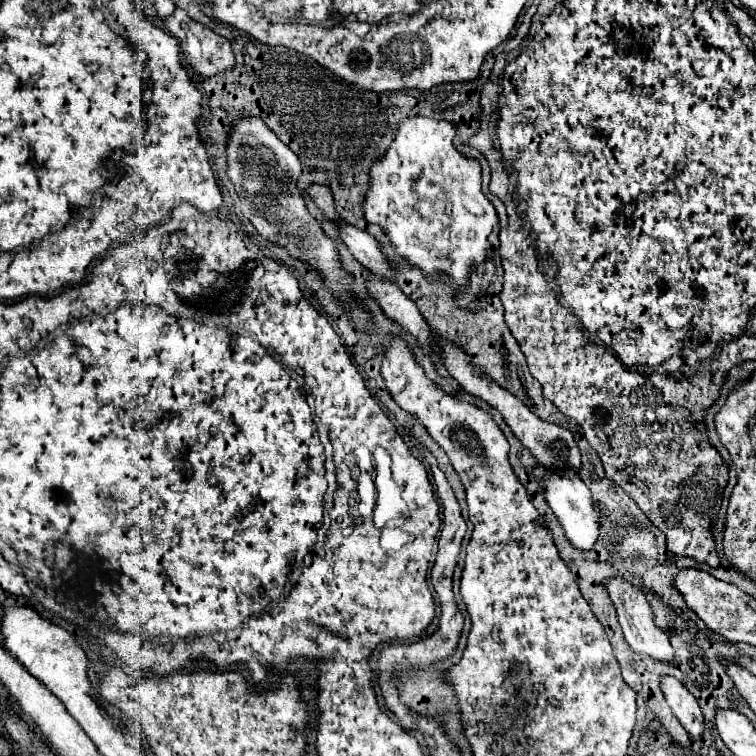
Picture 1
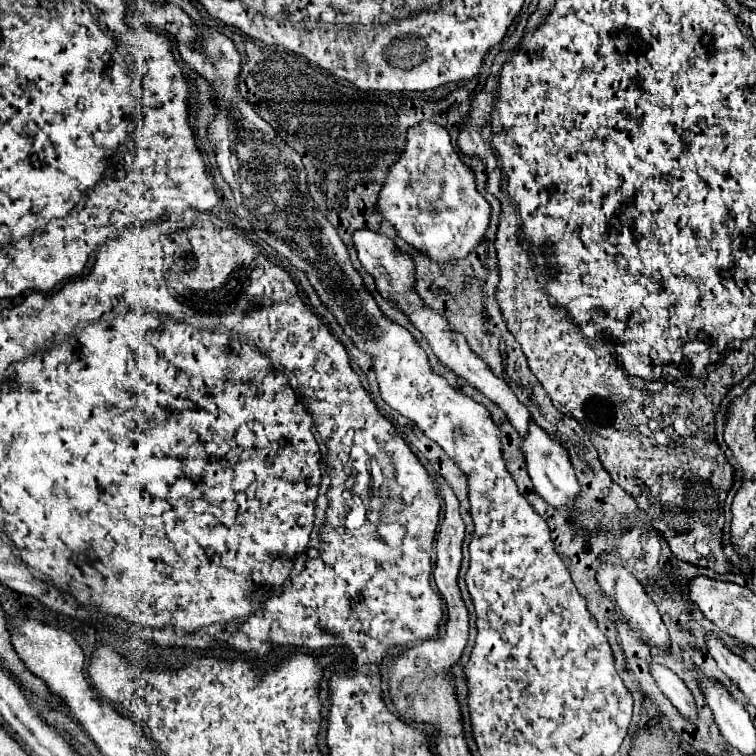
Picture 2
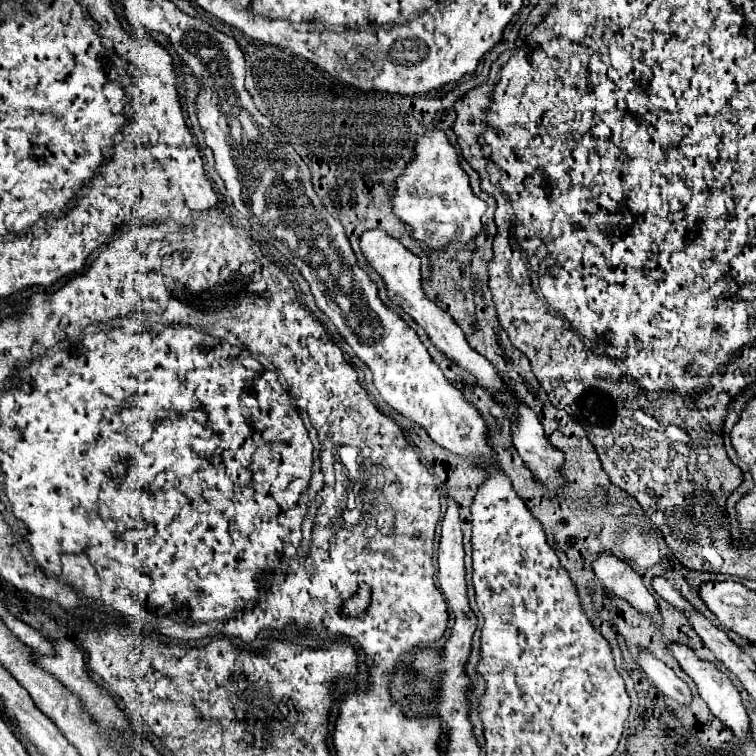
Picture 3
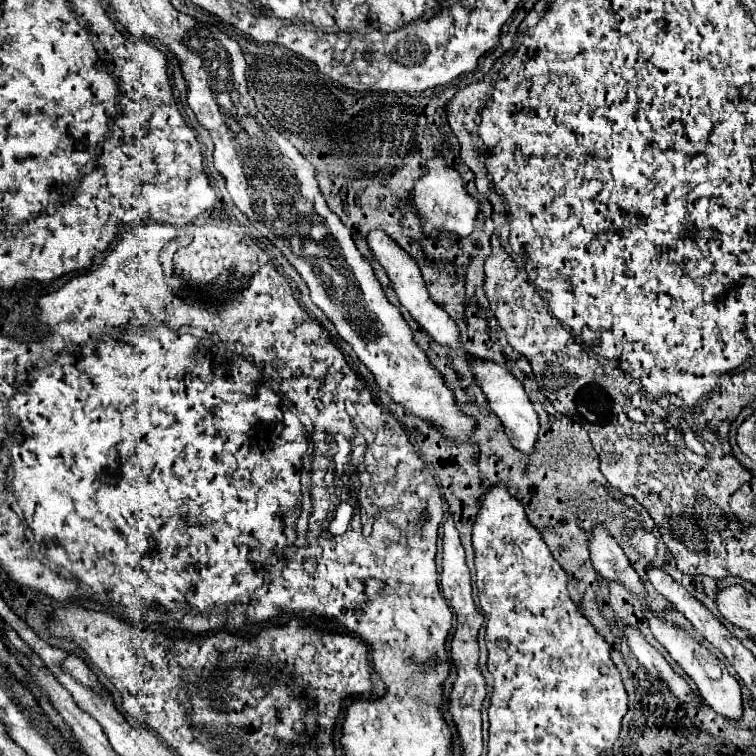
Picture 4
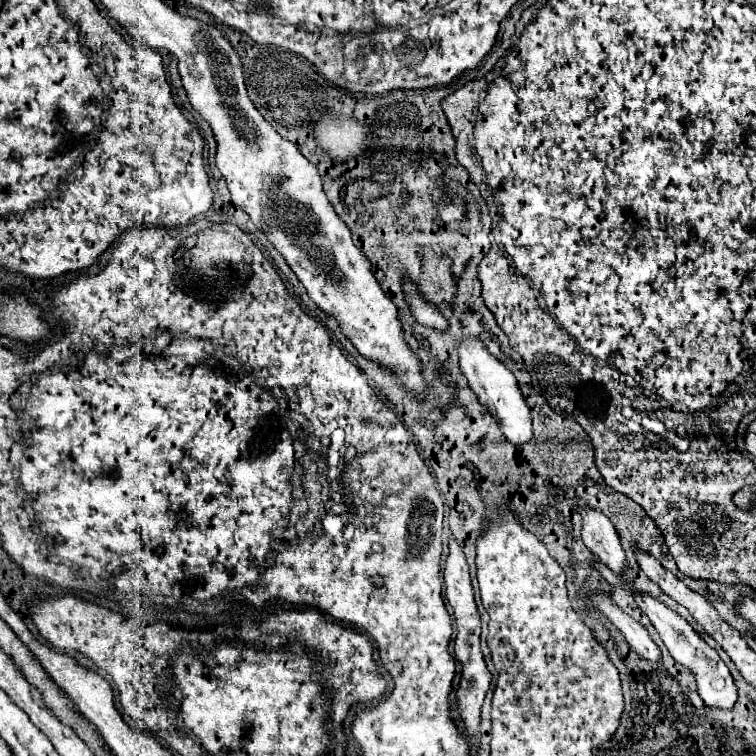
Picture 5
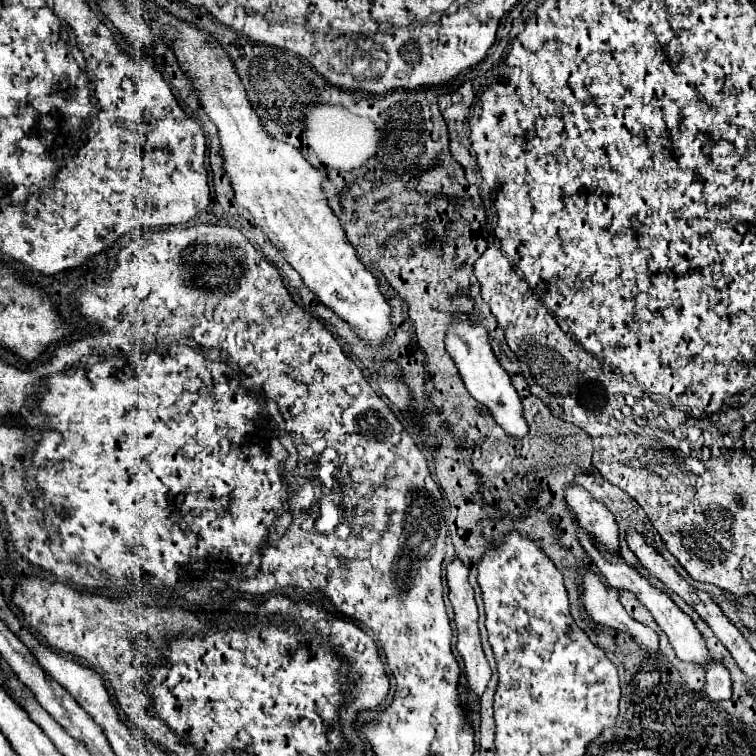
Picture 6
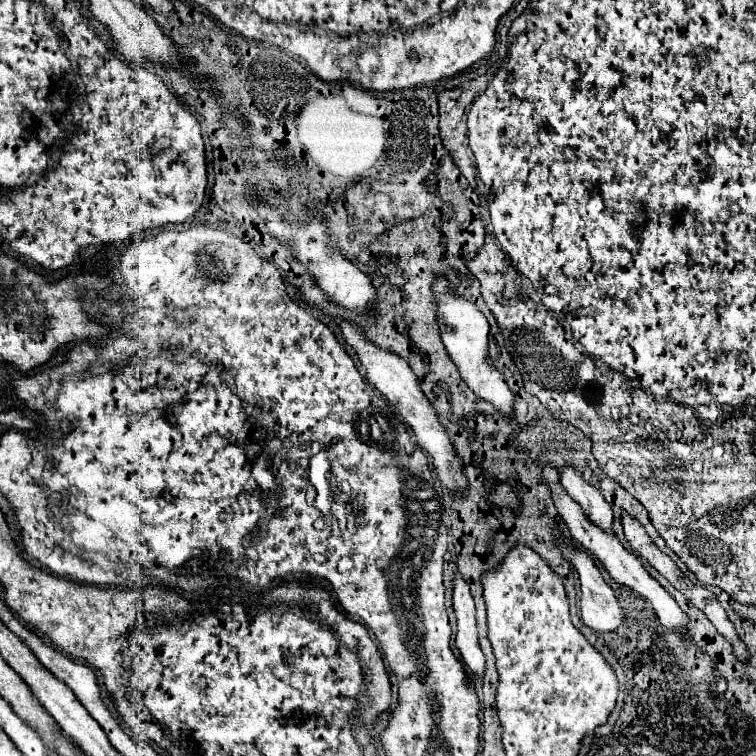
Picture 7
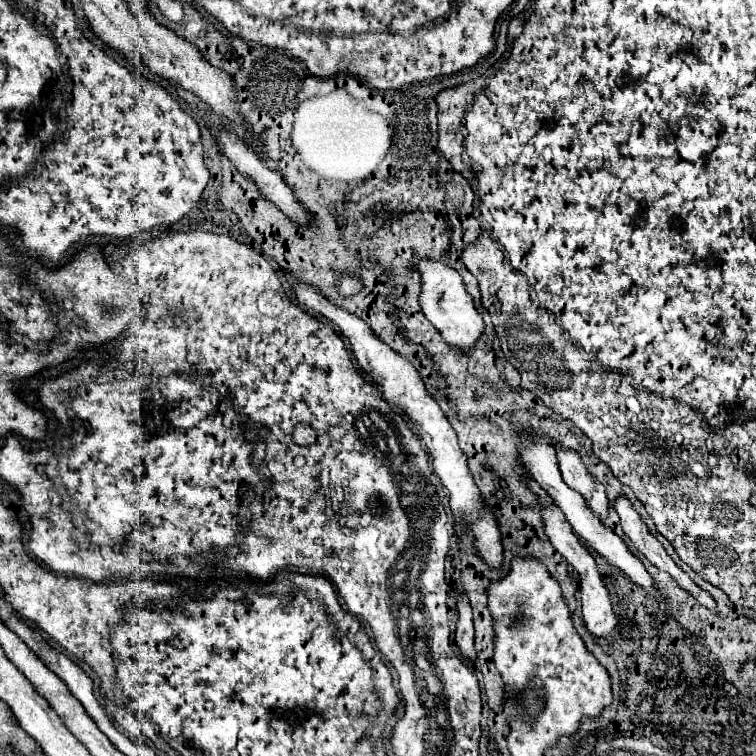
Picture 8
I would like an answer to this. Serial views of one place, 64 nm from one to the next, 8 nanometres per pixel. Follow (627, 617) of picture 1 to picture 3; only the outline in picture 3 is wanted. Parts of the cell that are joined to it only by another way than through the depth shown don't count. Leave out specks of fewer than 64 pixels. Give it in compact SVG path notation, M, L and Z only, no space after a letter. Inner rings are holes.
M600 552L592 562L596 578L602 586L620 598L624 598L630 606L638 608L644 614L652 616L652 624L662 624L662 616L658 612L654 596L644 586L642 578L632 570L632 566L610 552Z

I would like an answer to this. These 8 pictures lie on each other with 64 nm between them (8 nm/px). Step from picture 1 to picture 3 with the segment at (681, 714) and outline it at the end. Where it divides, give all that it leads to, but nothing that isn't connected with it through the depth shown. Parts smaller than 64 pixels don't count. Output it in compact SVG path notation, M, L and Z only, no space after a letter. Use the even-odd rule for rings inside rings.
M642 650L638 656L640 668L646 672L646 676L670 698L674 698L678 704L690 704L692 694L688 684L674 674L672 668L668 668L662 660L652 656L648 650Z

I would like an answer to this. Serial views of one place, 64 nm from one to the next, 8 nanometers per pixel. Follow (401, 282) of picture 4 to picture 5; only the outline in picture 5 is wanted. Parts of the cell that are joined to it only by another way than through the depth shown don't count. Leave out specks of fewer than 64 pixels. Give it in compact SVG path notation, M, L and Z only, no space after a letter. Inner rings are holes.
M404 282L404 294L406 294L406 302L408 302L410 308L412 308L414 318L416 318L420 324L424 324L424 326L428 326L428 328L436 328L436 330L440 330L440 332L448 328L446 318L444 318L430 302L424 300L424 296L418 292L418 288L416 288L414 282Z

